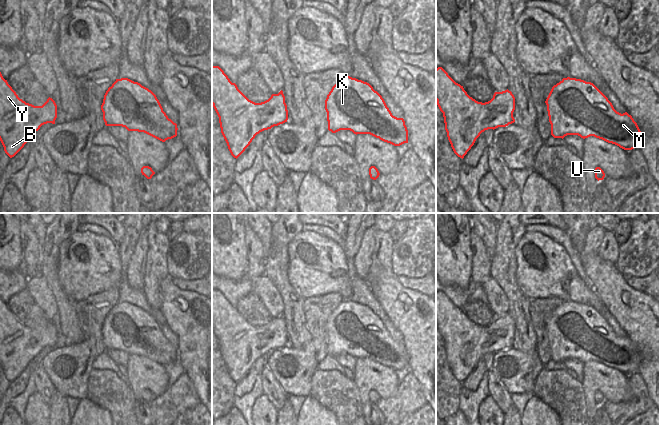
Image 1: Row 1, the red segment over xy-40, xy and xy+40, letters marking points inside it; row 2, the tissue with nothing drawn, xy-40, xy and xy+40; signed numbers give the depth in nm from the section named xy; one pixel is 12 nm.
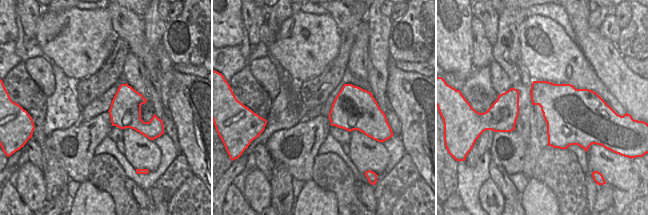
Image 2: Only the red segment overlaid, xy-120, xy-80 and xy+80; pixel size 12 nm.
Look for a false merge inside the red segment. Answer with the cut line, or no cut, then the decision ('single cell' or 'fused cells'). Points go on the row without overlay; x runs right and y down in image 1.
no cut | single cell

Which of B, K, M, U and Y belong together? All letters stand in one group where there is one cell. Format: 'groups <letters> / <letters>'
groups B K M U Y

